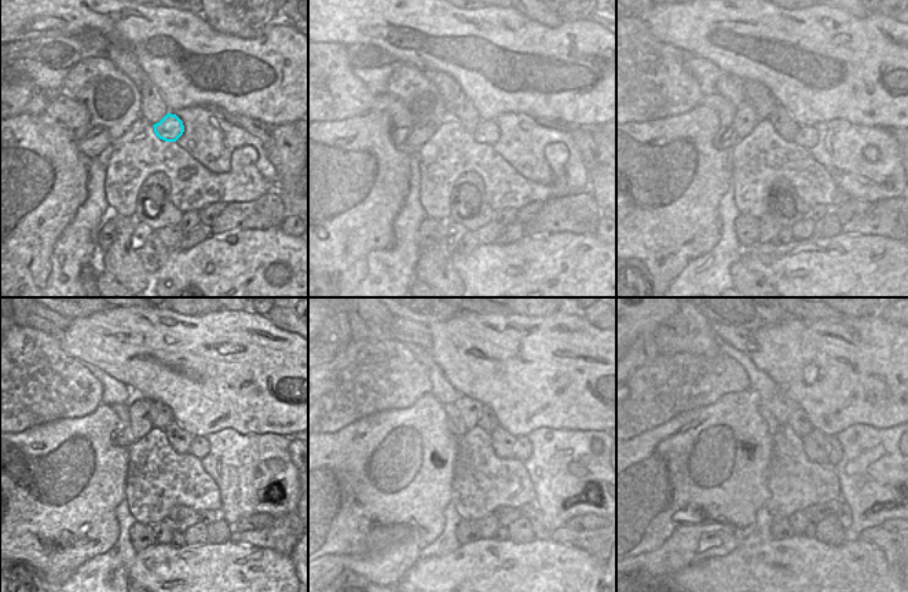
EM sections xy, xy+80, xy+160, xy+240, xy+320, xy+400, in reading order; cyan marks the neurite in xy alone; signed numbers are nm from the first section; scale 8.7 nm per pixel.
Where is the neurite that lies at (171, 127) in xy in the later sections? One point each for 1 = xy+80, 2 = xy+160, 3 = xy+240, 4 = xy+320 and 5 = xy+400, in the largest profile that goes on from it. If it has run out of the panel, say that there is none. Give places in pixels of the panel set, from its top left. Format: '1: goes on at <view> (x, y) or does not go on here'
1: goes on at xy+80 (487, 131)
2: goes on at xy+160 (806, 136)
3: goes on at xy+240 (200, 446)
4: goes on at xy+320 (522, 449)
5: goes on at xy+400 (835, 448)

